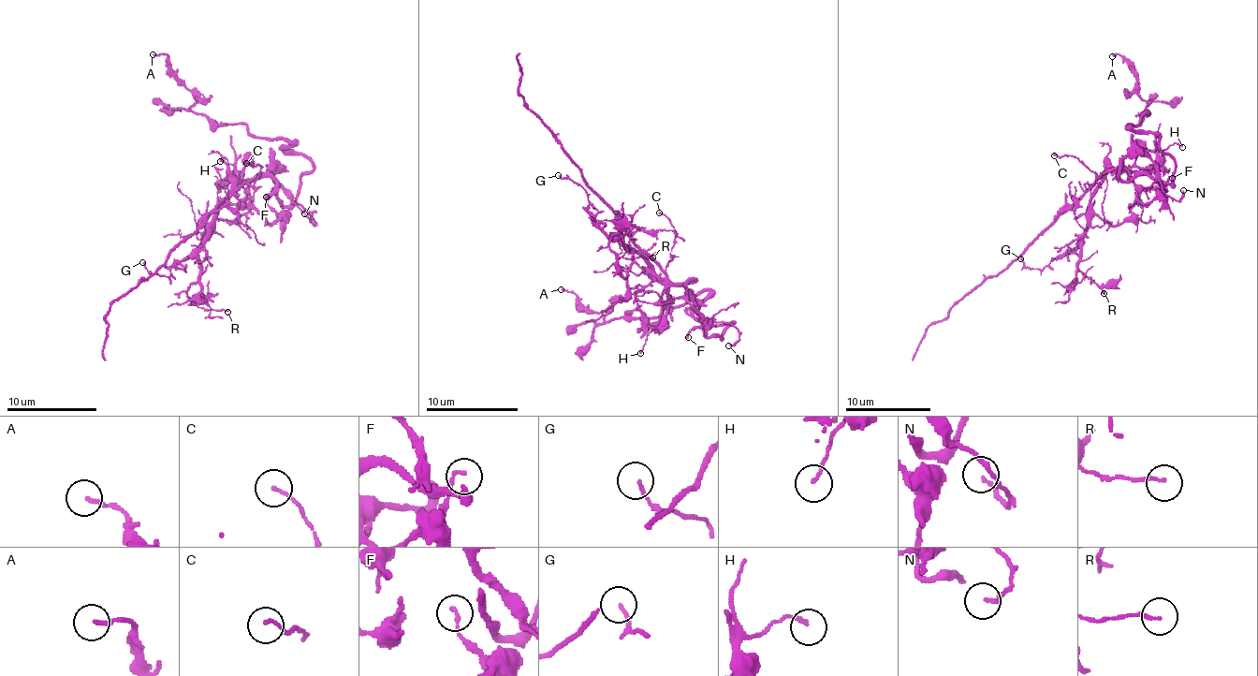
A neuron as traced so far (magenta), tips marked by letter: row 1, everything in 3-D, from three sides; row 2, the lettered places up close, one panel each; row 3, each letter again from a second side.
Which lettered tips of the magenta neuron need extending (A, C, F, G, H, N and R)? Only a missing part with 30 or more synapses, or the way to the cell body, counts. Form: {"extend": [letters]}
{"extend": []}

